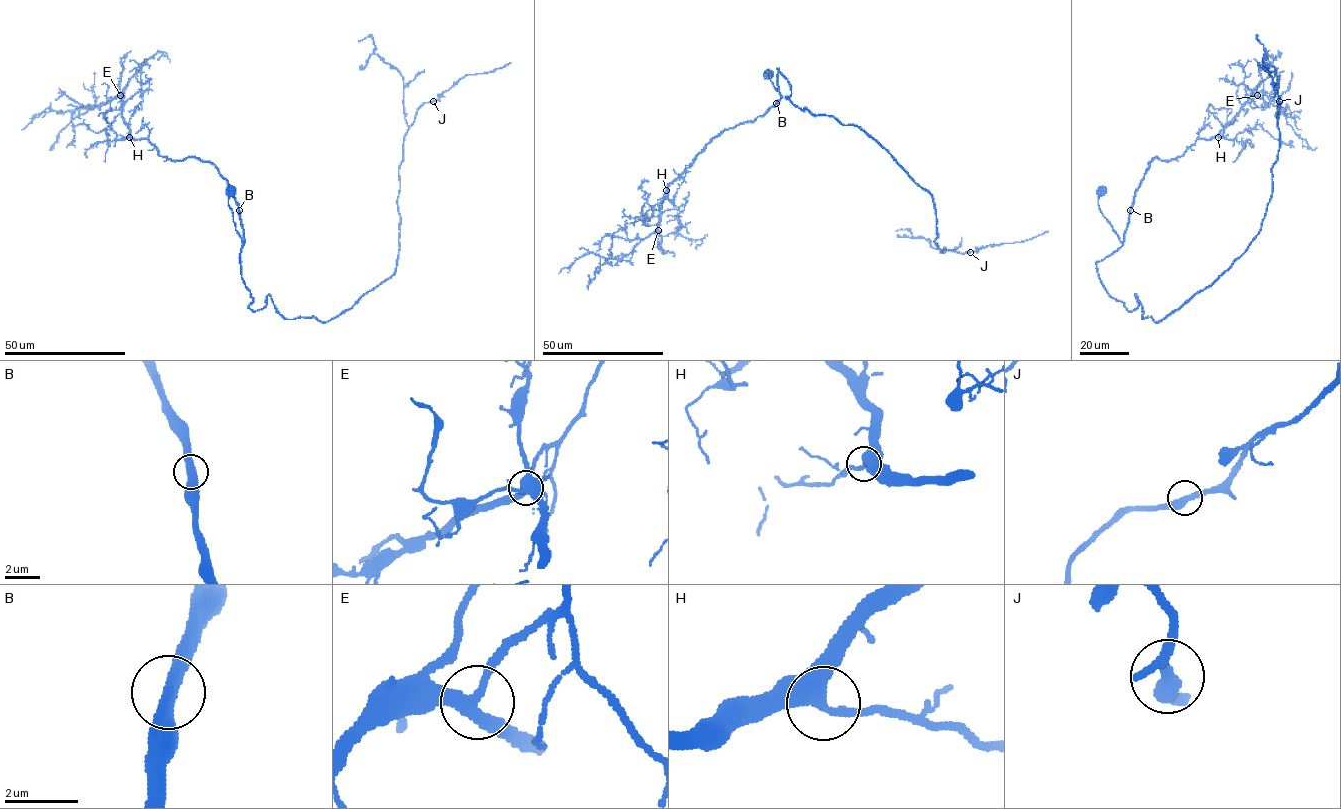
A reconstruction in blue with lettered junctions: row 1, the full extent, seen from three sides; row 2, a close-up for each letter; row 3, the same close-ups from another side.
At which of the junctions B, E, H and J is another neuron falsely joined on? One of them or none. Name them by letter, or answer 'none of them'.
none of them

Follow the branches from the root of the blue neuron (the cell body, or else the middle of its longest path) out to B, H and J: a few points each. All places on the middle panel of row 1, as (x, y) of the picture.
B: (769, 73), (765, 70), (782, 95), (776, 103)
H: (769, 73), (765, 70), (782, 95), (777, 102), (754, 121), (723, 130), (666, 190)
J: (769, 73), (804, 111), (875, 139), (931, 196), (941, 252), (970, 252)

